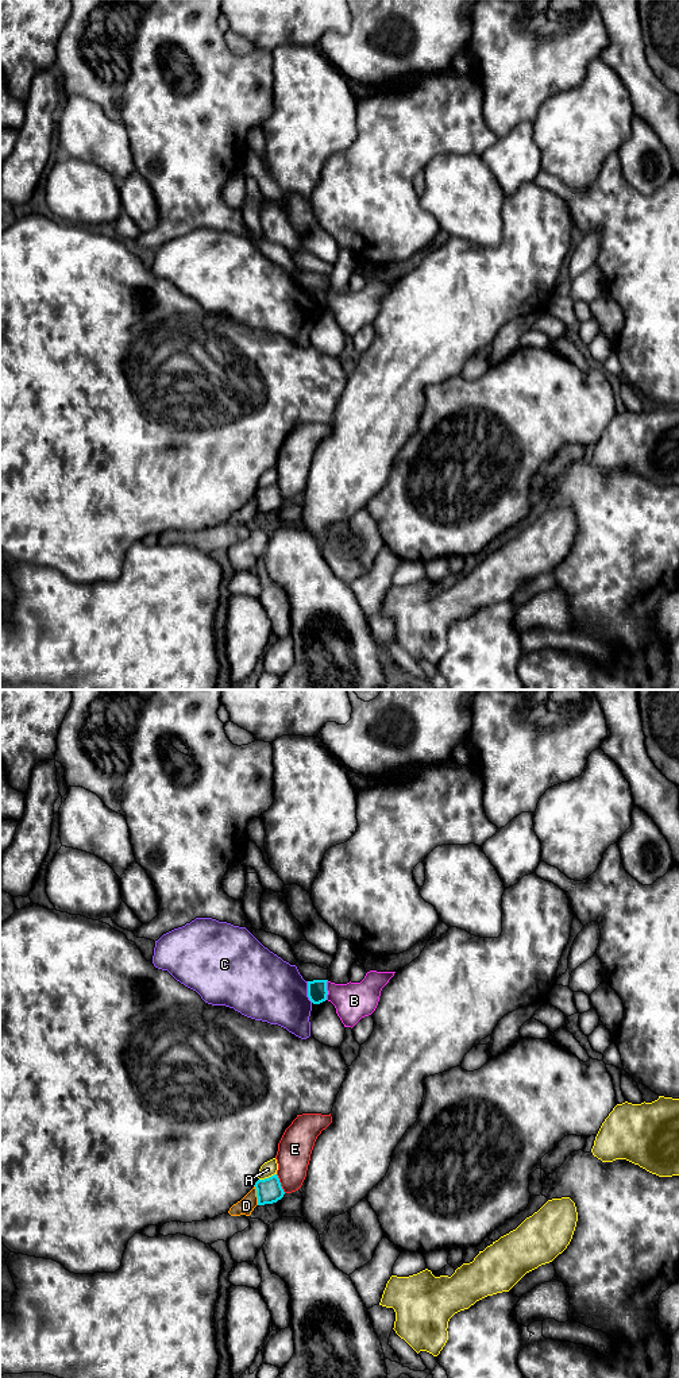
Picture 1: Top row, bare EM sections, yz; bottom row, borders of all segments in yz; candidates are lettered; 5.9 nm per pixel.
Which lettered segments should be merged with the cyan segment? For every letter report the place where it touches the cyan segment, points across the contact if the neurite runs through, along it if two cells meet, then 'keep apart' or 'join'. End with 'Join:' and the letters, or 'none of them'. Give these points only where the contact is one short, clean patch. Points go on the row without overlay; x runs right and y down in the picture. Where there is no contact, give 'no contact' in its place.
A: contact yz (269, 486); keep apart
B: contact yz (326, 298); border yz (327, 289), (326, 308); keep apart
C: contact yz (308, 301); keep apart
D: contact yz (257, 504); keep apart
E: contact yz (280, 493); keep apart
Join: none of them

